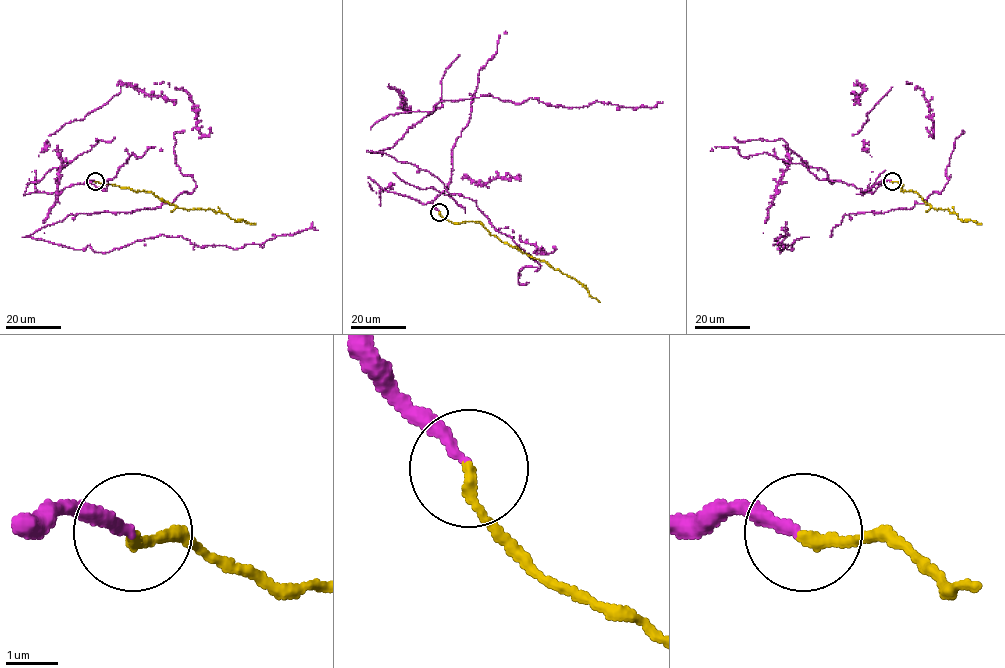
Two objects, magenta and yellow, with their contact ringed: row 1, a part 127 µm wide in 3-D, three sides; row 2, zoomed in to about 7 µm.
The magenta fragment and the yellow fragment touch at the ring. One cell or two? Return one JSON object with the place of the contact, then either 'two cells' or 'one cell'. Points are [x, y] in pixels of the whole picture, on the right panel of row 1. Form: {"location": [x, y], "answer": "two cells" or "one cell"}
{"location": [892, 181], "answer": "one cell"}

